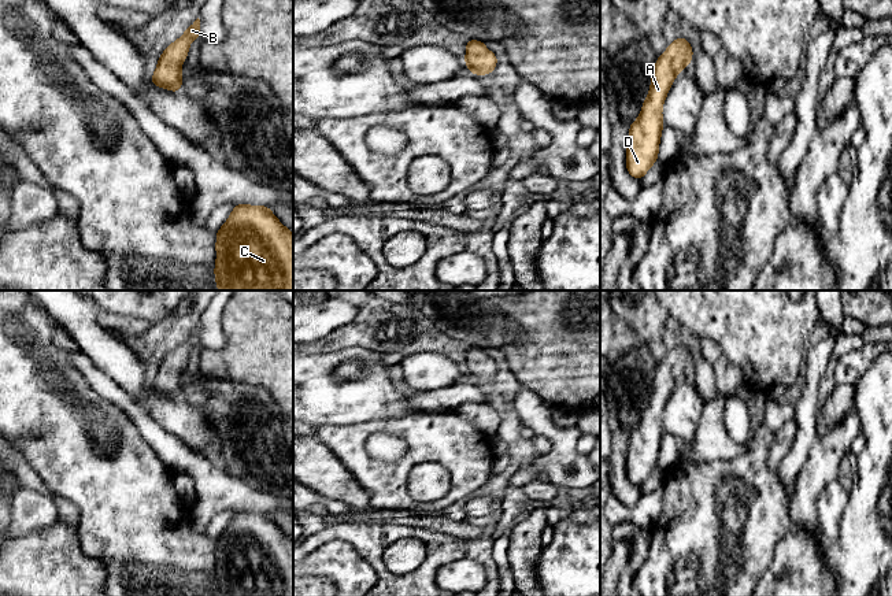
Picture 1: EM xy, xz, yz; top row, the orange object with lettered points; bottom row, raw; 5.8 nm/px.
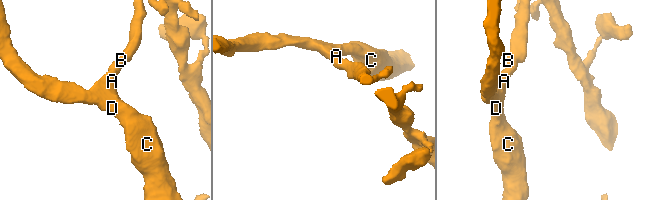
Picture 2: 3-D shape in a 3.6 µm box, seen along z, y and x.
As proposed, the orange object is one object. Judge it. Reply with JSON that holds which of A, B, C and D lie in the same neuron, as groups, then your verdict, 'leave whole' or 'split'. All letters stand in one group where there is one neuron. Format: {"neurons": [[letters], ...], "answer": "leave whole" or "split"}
{"neurons": [["A", "B", "C", "D"]], "answer": "leave whole"}

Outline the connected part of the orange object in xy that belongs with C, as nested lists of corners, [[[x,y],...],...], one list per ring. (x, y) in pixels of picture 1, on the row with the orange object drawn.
[[[234,204],[234,208],[215,233],[215,284],[219,290],[293,290],[293,233],[266,206]]]

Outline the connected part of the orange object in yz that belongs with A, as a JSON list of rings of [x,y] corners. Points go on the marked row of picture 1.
[[[677,37],[656,59],[648,96],[639,118],[629,126],[626,170],[636,179],[641,179],[649,167],[659,160],[659,141],[665,125],[663,103],[677,74],[684,71],[692,58],[691,42]]]

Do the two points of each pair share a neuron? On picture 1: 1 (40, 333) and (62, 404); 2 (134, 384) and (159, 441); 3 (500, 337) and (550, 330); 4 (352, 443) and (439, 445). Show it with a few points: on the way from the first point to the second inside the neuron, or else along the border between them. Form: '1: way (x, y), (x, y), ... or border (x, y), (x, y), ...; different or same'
1: way (40, 351), (40, 382), (44, 387); same
2: border (124, 391), (170, 435); different
3: border (499, 313), (510, 317), (521, 328), (526, 339); different
4: way (374, 426), (407, 426), (417, 429); same

